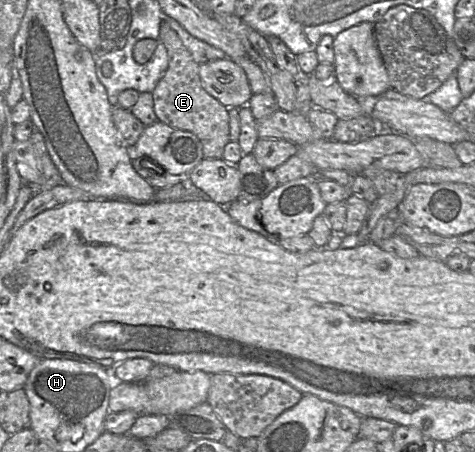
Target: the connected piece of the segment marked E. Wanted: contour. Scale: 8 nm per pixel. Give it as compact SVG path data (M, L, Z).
M162 23L160 27L160 38L167 49L169 63L165 74L152 91L153 109L157 121L163 122L174 129L194 134L201 142L203 159L221 159L225 145L230 141L228 108L205 91L199 75L200 65L193 60L177 33L167 23Z

